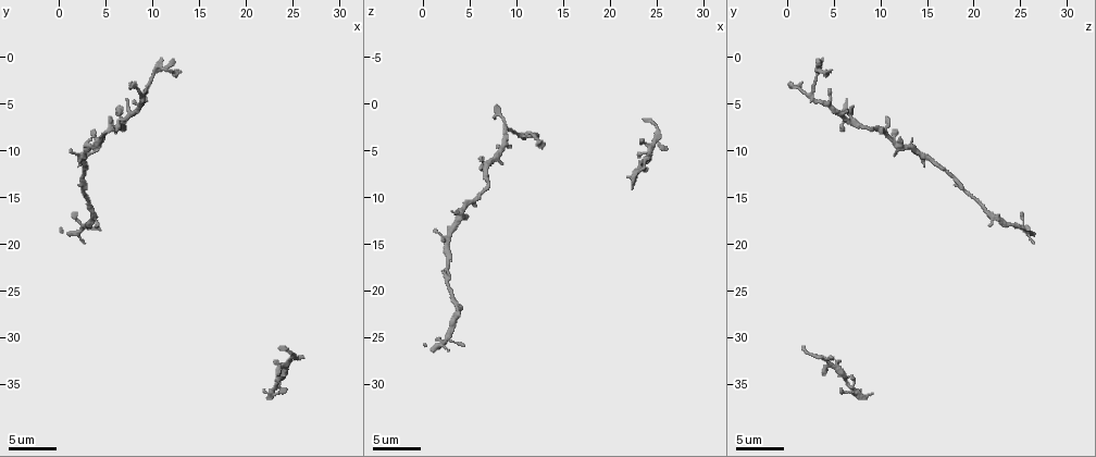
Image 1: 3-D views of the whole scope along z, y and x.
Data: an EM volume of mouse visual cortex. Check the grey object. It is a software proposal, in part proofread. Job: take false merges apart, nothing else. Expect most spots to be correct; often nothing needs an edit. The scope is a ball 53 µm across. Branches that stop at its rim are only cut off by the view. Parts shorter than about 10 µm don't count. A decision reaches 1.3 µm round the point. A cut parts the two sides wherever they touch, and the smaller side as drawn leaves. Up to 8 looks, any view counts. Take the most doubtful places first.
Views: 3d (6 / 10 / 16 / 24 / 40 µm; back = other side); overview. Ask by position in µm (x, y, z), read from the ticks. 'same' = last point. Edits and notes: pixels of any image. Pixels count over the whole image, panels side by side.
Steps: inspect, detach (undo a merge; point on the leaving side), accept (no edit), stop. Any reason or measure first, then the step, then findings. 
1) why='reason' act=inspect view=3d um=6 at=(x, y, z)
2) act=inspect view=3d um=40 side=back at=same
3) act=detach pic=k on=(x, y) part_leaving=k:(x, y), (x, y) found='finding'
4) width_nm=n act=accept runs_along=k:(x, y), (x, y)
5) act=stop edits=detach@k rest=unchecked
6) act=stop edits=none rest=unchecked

why='thin arm on a thick one' act=inspect view=3d um=6 at=(8.8, 4.4, 2.6)

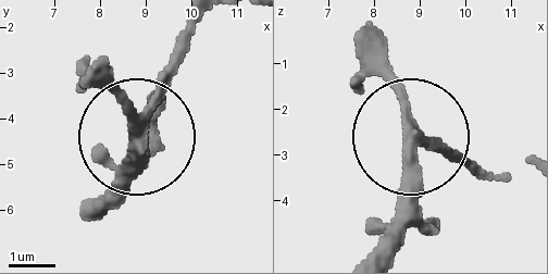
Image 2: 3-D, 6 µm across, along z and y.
width_nm=250 act=accept runs_along=2:(99, 209), (126, 173), (188, 17) found='one cell here'

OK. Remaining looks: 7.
why='sudden change in width' act=inspect view=3d um=16 at=(4.2, 8.8, 11.4)

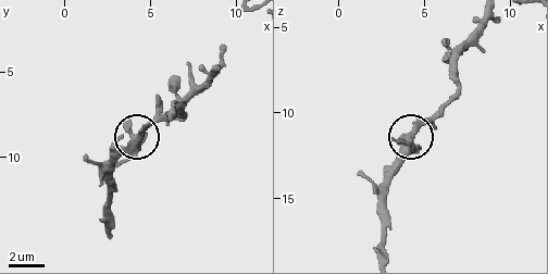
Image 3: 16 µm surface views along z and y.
act=inspect view=3d um=16 side=back at=(4.2, 9.0, 11.4)

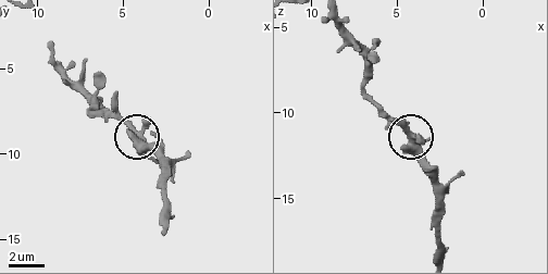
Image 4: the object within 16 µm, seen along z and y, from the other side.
arms=3 act=accept runs_along=4:(436, 252), (435, 183), (419, 147), (385, 114) found='one cell here'

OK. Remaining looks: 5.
act=inspect view=3d um=10 at=(4.0, 17.8, 21.8)

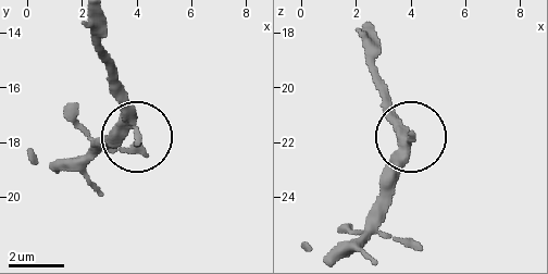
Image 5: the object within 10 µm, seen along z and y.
why='other side' act=inspect view=3d um=10 side=back at=(4.0, 17.9, 21.9)

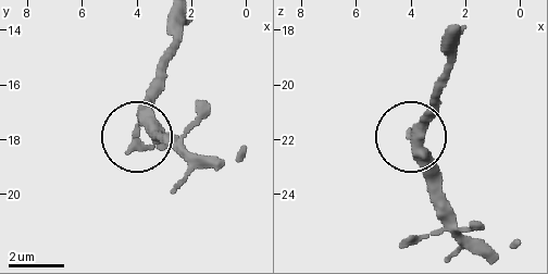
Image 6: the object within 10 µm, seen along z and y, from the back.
act=accept found='all the same cell'

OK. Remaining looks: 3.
why='thick turns thin' act=inspect view=3d um=10 at=(2.6, 14.4, 19.6)

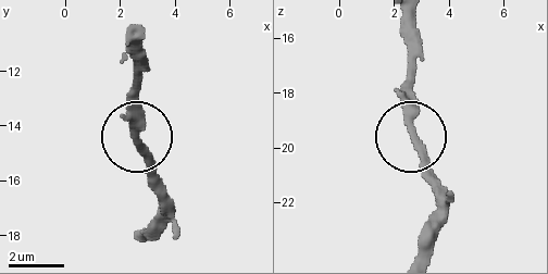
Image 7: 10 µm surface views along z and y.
act=accept runs_along=7:(181, 231), (139, 133), (139, 88) found='continuous, no second cell'

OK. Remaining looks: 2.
act=stop edits=none rest=unchecked

